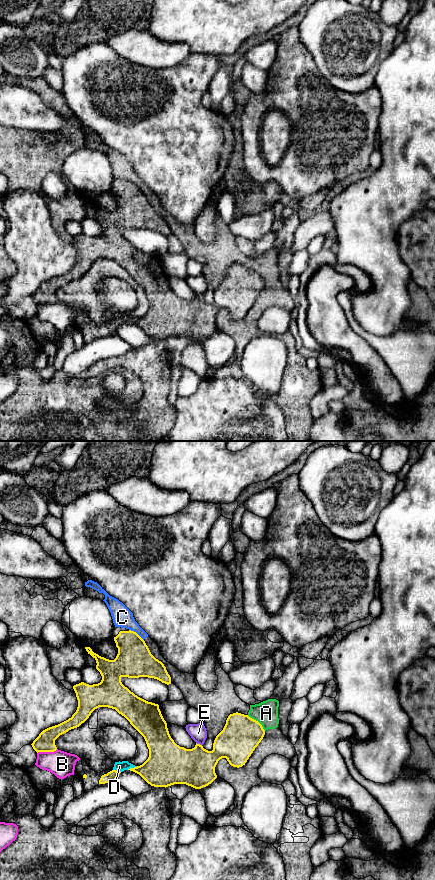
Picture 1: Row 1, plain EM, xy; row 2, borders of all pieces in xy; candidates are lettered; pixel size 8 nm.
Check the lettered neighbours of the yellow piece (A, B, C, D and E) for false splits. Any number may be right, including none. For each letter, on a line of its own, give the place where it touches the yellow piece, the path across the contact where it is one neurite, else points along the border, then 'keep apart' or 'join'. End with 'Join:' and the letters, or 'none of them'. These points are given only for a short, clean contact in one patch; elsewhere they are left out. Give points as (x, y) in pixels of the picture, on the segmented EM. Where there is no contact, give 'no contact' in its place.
A: xy (257, 721) | along xy (247, 715), (255, 719), (265, 730) | keep apart
B: xy (47, 751) | keep apart
C: xy (136, 633) | keep apart
D: xy (132, 768) | join
E: xy (199, 744) | along xy (196, 742), (201, 745) | keep apart
Join: D

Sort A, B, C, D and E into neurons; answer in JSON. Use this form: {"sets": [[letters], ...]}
{"sets": [["A", "C"], ["B"], ["D"], ["E"]]}

